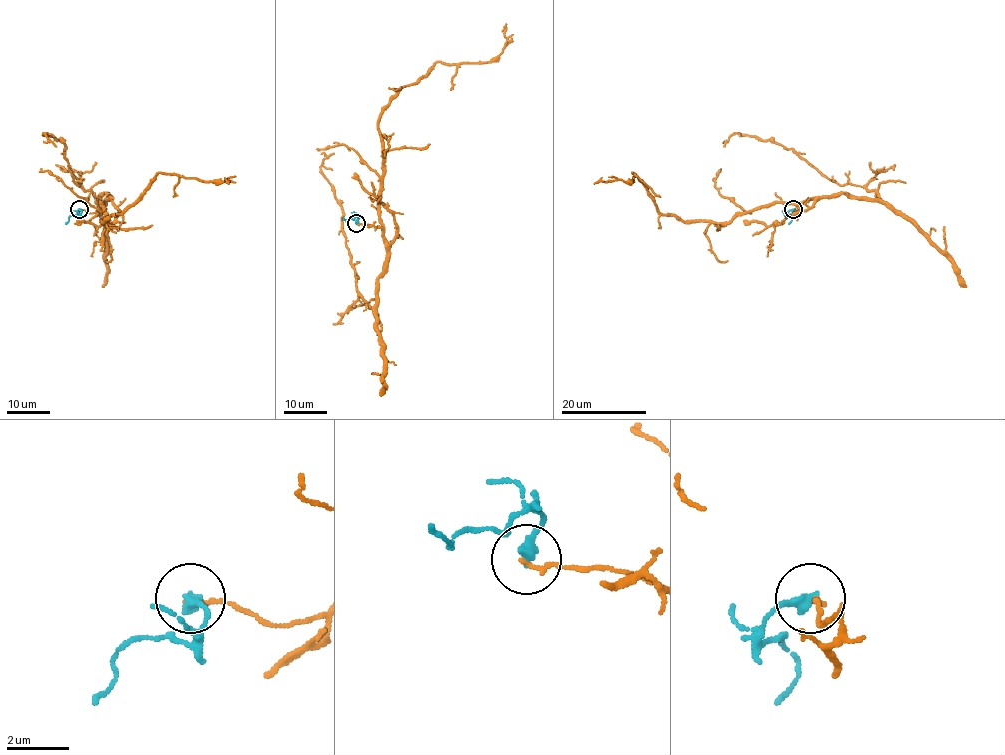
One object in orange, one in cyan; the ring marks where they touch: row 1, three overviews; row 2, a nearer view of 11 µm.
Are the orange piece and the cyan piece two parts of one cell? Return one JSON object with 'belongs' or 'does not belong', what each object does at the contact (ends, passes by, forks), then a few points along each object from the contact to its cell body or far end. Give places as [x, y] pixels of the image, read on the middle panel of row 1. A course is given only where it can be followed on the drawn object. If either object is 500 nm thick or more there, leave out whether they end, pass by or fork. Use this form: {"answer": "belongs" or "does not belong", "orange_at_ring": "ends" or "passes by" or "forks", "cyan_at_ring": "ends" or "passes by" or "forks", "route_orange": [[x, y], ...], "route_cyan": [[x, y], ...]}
{"answer": "does not belong", "orange_at_ring": "ends", "cyan_at_ring": "ends", "route_orange": [[357, 223], [382, 227], [381, 110], [437, 62], [493, 61], [507, 40], [506, 24]], "route_cyan": [[357, 223], [357, 216], [346, 221], [343, 218]]}

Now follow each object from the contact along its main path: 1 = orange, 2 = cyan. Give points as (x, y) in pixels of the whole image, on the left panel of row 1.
1: (79, 210), (95, 213), (103, 203), (105, 223), (100, 221), (121, 215), (159, 172), (228, 184)
2: (79, 210), (81, 212), (71, 215), (65, 223)

